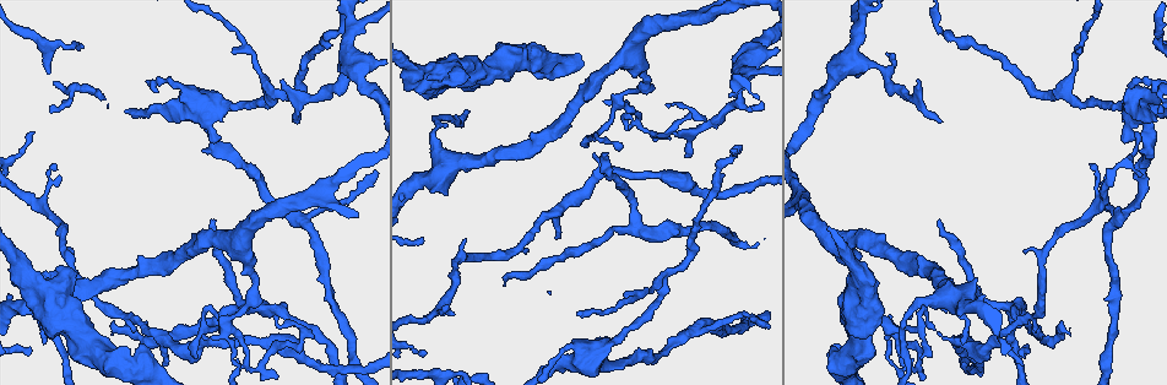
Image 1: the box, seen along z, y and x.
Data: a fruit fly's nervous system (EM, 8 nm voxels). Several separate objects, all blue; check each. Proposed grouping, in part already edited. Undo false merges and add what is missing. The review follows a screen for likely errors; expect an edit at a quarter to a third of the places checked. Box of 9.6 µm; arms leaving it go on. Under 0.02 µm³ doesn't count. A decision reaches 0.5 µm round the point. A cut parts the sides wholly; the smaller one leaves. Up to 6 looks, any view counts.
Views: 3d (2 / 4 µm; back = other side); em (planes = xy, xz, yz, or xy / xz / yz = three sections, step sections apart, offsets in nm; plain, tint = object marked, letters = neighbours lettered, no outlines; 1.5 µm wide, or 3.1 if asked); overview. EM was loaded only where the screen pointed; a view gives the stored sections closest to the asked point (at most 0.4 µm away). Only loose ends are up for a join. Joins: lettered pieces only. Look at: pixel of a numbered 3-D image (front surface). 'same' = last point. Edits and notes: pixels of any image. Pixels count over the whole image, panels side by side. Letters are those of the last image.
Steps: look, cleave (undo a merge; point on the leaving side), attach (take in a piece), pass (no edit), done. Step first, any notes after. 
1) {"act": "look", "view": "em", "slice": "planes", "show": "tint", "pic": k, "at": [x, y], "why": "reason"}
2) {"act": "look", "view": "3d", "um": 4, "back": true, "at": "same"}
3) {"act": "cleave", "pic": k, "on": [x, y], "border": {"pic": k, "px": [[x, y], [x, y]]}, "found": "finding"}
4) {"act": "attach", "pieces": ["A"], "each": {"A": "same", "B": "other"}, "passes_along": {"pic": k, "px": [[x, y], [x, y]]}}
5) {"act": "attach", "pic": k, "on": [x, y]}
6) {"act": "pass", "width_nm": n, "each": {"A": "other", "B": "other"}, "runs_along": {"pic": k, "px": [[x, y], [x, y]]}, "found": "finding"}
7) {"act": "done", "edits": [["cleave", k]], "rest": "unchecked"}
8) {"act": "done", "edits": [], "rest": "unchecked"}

{"act": "look", "view": "3d", "um": 4, "back": true, "pic": 1, "at": [937, 221], "why": "free end"}

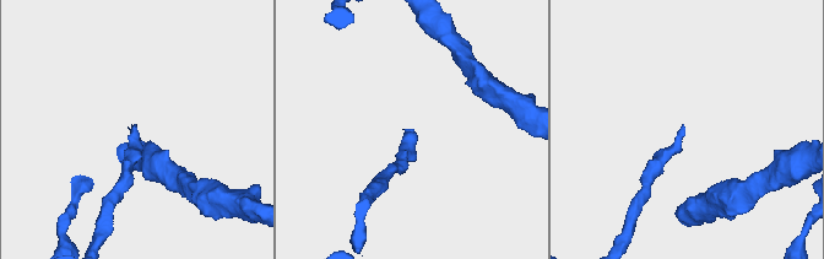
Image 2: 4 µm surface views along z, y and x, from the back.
{"act": "look", "view": "em", "slice": "xy", "step": 4, "show": "letters", "pic": 2, "at": [135, 124]}

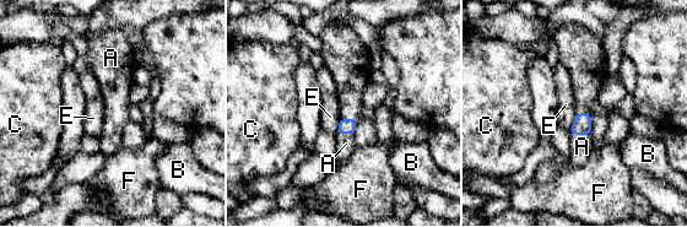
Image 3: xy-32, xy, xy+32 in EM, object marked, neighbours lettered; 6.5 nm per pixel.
{"act": "look", "view": "em", "slice": "yz", "step": 8, "show": "letters", "at": "same", "why": "cut it another way"}

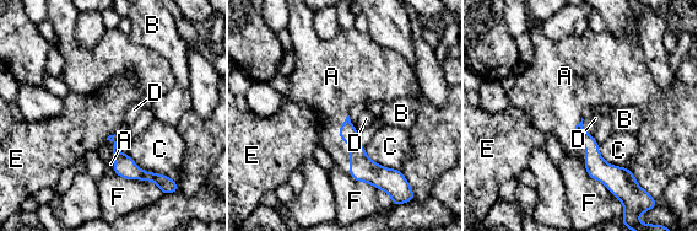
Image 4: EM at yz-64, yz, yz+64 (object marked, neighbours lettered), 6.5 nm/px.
{"act": "attach", "pic": 4, "on": [331, 106], "each": {"A": "same", "B": "other", "C": "other", "D": "other", "E": "other", "F": "other"}, "found": "it goes on there"}

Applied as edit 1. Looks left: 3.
{"act": "look", "view": "overview", "why": "redraw"}

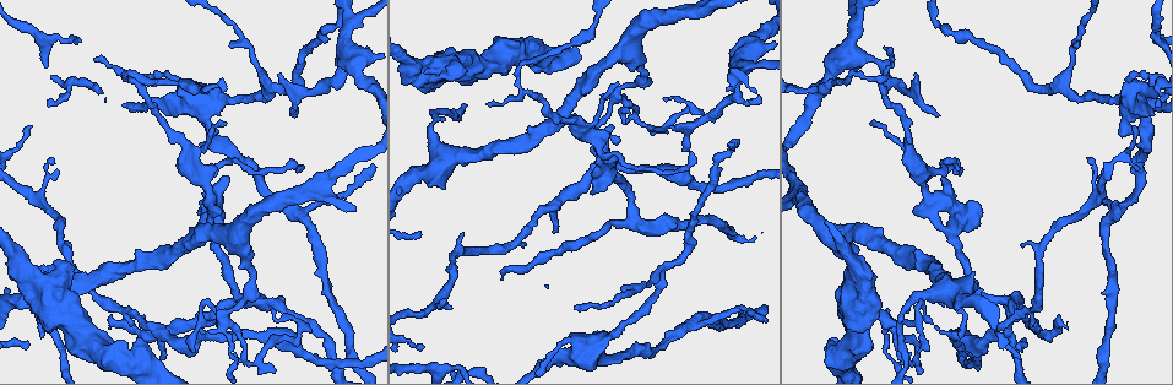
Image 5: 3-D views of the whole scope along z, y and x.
{"act": "look", "view": "em", "slice": "xz", "step": 4, "show": "tint", "pic": 5, "at": [960, 335], "why": "thin end"}

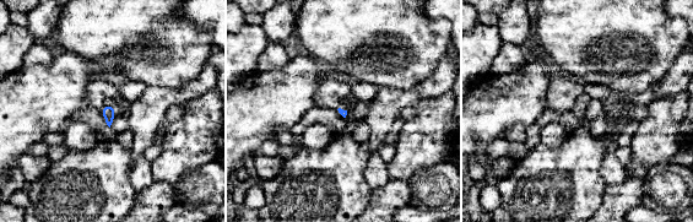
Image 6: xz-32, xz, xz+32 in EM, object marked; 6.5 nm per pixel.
{"act": "look", "view": "em", "slice": "planes", "show": "letters", "at": "same", "why": "cut it another way"}

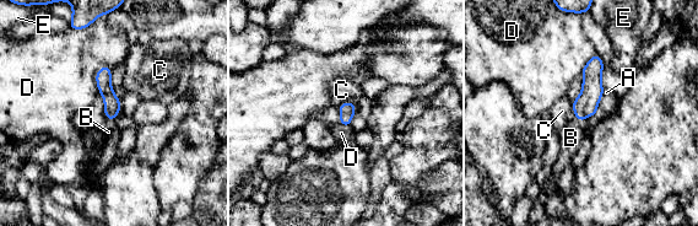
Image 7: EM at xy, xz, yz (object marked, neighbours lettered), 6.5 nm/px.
{"act": "attach", "pic": 7, "on": [571, 138], "width_nm": 100, "each": {"A": "other", "B": "same", "C": "other", "D": "other", "E": "other"}, "passes_along": {"pic": 7, "px": [[585, 105], [578, 119], [571, 138]]}, "found": "the cell continues"}

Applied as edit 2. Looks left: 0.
{"act": "done", "edits": [["attach", 4], ["attach", 7]], "rest": "unchecked"}

